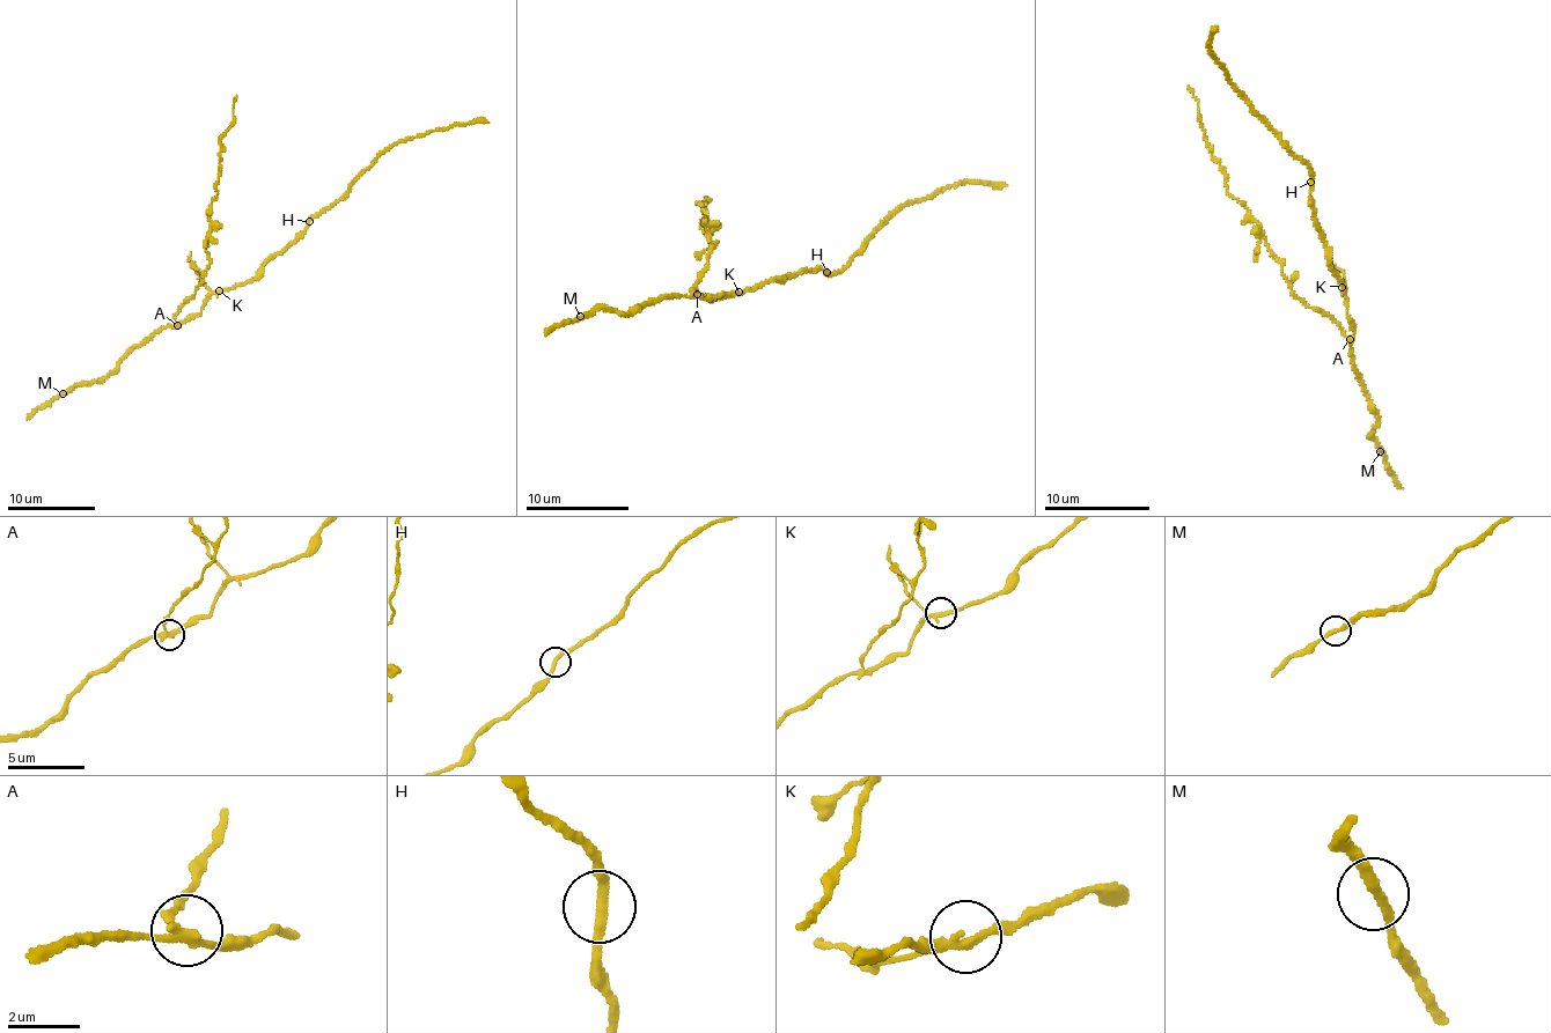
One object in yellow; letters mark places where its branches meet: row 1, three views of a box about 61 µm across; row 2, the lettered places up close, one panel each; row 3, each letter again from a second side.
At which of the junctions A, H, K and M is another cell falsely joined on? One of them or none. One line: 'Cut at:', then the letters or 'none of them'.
Cut at: A

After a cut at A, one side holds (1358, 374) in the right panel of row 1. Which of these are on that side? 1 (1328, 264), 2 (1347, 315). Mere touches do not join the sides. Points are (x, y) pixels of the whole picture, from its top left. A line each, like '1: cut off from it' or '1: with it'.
1: with it
2: with it

